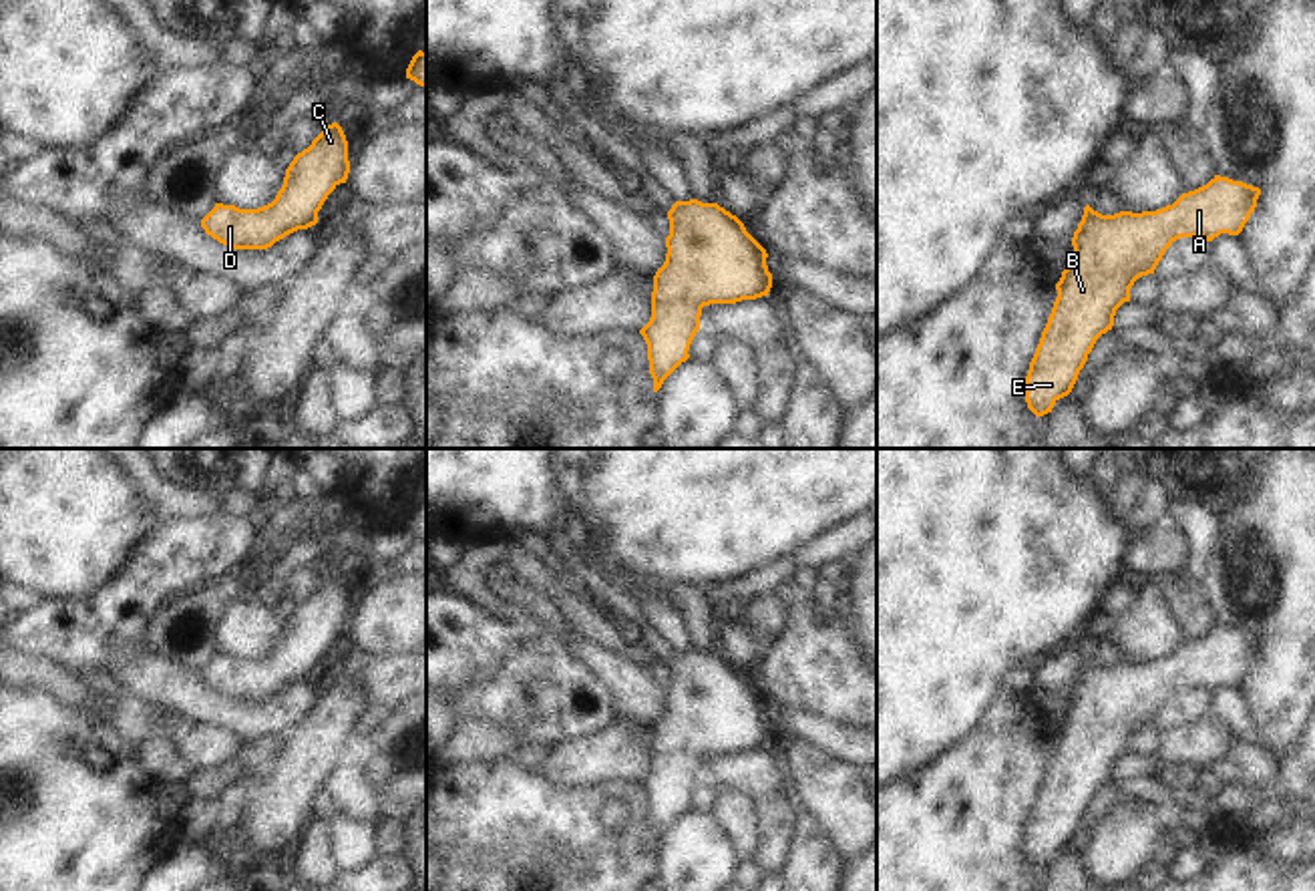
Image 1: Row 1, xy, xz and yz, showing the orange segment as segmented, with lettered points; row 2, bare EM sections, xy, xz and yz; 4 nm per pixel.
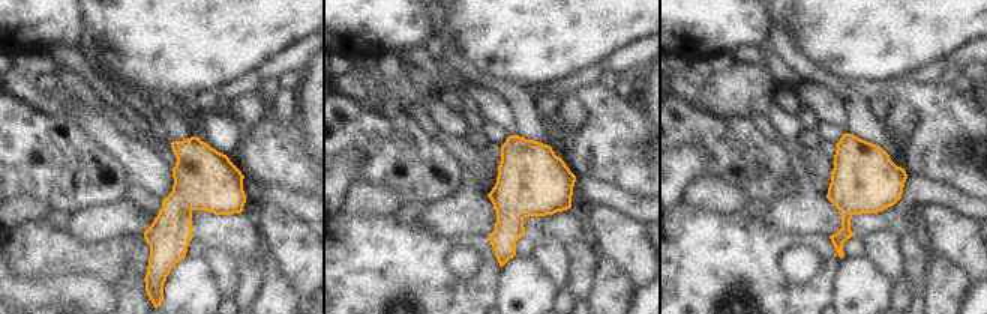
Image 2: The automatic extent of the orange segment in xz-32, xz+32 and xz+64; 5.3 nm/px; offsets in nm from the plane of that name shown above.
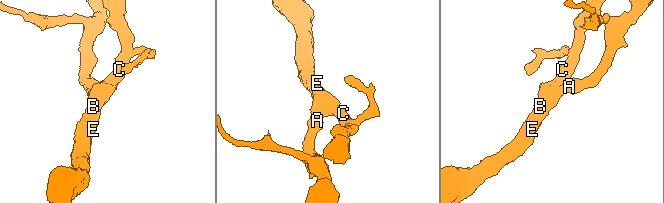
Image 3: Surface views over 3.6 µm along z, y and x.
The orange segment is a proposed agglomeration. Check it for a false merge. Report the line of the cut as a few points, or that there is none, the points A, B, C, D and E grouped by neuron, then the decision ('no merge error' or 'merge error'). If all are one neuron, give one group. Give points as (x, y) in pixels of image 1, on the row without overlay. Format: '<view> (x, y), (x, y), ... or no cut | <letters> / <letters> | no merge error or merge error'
no cut | A B C D E | no merge error

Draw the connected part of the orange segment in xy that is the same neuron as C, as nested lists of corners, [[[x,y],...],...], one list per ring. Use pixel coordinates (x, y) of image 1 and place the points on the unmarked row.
[[[332,573],[294,607],[271,654],[257,660],[215,654],[201,678],[227,698],[267,700],[286,686],[316,676],[324,652],[346,634],[348,623],[348,591],[342,577]]]

